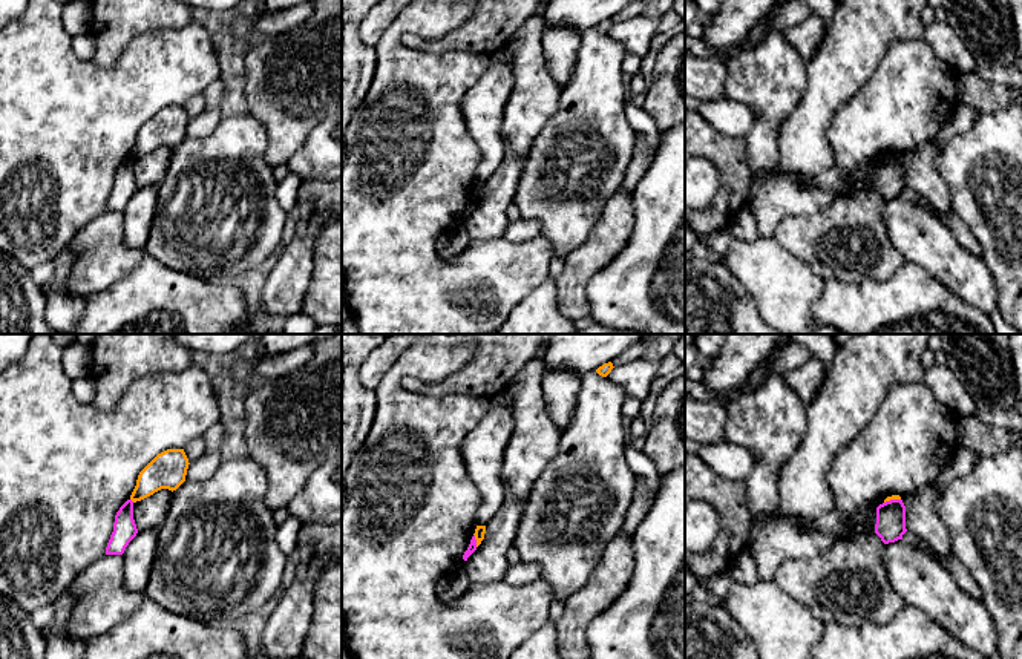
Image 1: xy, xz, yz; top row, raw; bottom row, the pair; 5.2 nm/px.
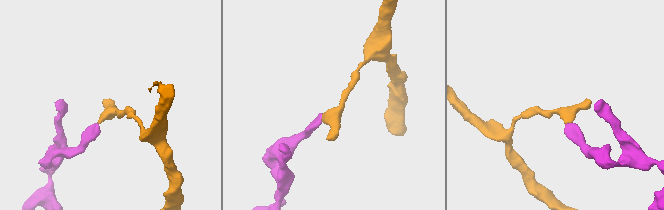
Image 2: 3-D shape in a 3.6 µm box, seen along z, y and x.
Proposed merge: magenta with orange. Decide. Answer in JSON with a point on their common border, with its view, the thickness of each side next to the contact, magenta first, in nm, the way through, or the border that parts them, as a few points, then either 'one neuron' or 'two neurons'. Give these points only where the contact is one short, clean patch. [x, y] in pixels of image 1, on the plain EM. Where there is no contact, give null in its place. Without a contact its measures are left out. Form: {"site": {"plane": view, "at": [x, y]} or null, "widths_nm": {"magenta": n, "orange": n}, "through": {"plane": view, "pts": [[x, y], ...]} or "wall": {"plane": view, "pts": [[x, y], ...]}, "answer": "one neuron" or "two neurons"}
{"site": {"plane": "xz", "at": [475, 196]}, "widths_nm": {"magenta": 50, "orange": 60}, "wall": {"plane": "xz", "pts": [[474, 190], [477, 203]]}, "answer": "two neurons"}

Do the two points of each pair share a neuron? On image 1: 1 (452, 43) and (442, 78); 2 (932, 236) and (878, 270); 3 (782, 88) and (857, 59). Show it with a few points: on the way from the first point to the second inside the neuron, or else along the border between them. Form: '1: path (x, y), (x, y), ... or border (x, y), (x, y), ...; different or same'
1: border (414, 48), (434, 52), (486, 52); different
2: border (884, 224), (890, 242), (906, 259); different
3: border (806, 62), (806, 88), (791, 112); different

